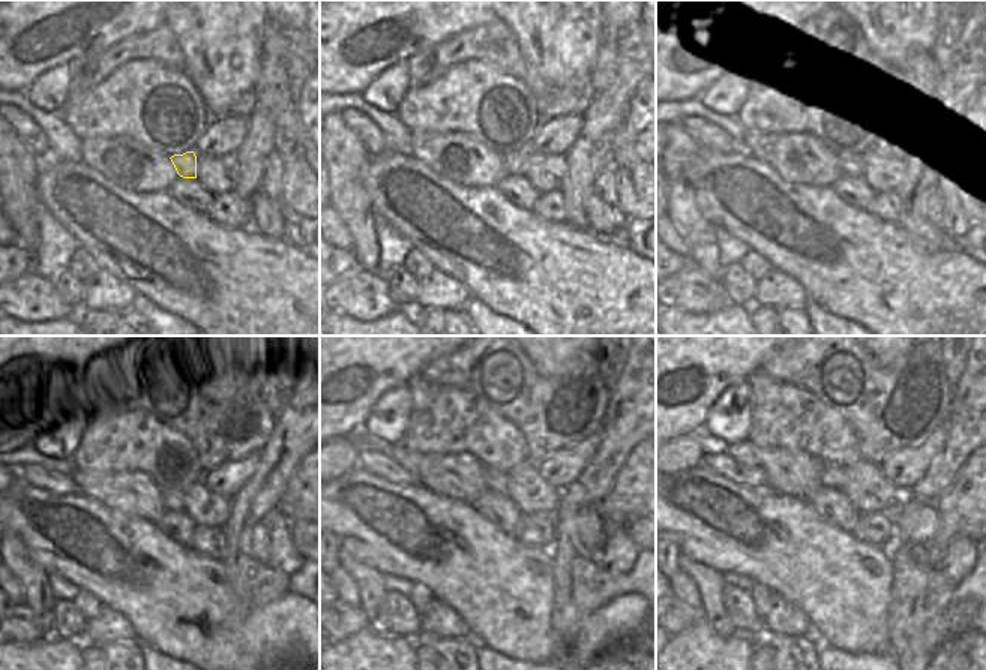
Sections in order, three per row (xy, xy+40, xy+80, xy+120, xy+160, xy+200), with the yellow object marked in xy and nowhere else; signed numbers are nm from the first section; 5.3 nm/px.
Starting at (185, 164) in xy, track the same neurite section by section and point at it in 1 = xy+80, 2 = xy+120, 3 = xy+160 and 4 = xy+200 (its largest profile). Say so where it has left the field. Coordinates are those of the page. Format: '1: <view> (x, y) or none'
1: xy+80 (850, 162)
2: xy+120 (173, 501)
3: xy+160 (499, 481)
4: xy+200 (835, 477)

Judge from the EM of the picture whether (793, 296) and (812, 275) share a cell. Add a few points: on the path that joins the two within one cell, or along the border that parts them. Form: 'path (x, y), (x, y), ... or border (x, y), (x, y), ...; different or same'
border (773, 267), (788, 275), (809, 300); different

